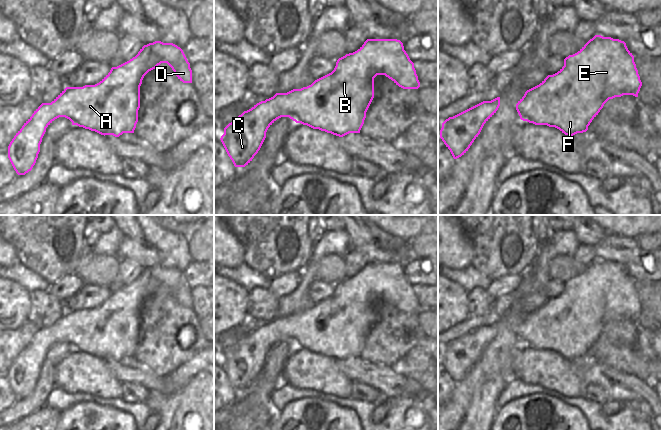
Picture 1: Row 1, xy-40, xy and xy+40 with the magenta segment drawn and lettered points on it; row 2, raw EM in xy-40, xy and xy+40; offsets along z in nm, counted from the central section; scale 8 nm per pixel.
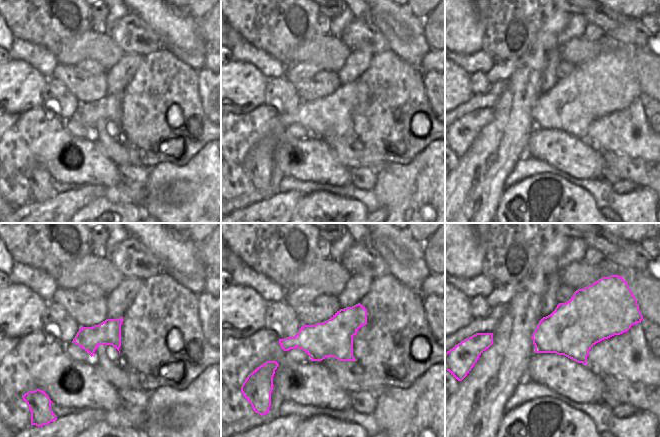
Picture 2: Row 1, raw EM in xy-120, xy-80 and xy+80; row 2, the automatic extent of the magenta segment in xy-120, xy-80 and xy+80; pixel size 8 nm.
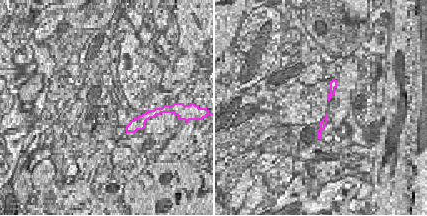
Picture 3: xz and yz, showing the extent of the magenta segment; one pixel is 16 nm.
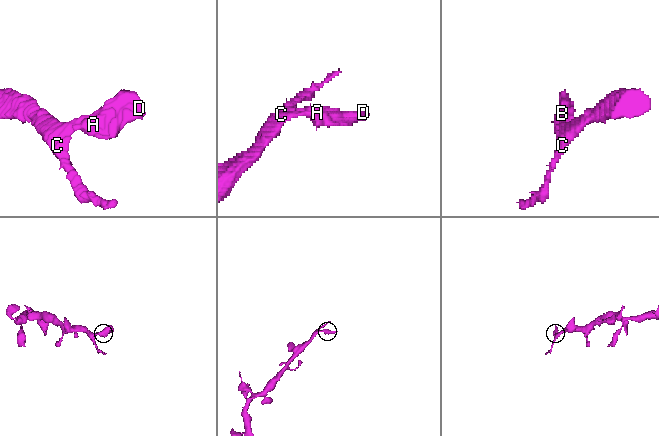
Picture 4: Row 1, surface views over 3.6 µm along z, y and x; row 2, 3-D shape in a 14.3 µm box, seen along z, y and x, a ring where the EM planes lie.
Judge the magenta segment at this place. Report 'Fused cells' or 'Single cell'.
Single cell

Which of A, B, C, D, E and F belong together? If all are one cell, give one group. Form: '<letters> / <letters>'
A B C D E F

